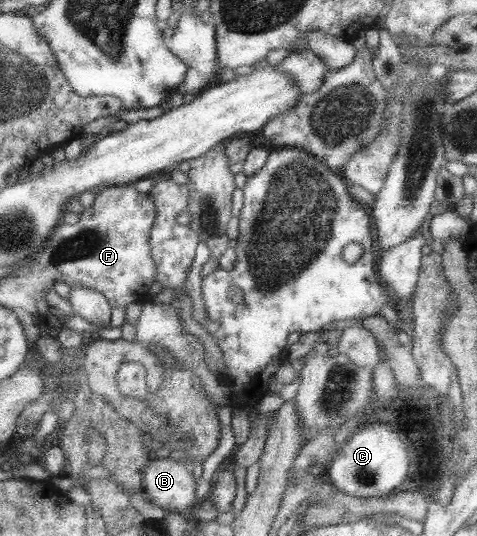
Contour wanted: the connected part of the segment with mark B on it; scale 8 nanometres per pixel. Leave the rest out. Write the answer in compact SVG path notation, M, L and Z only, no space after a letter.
M152 459L144 470L144 495L167 511L182 512L196 502L196 478L183 460Z

